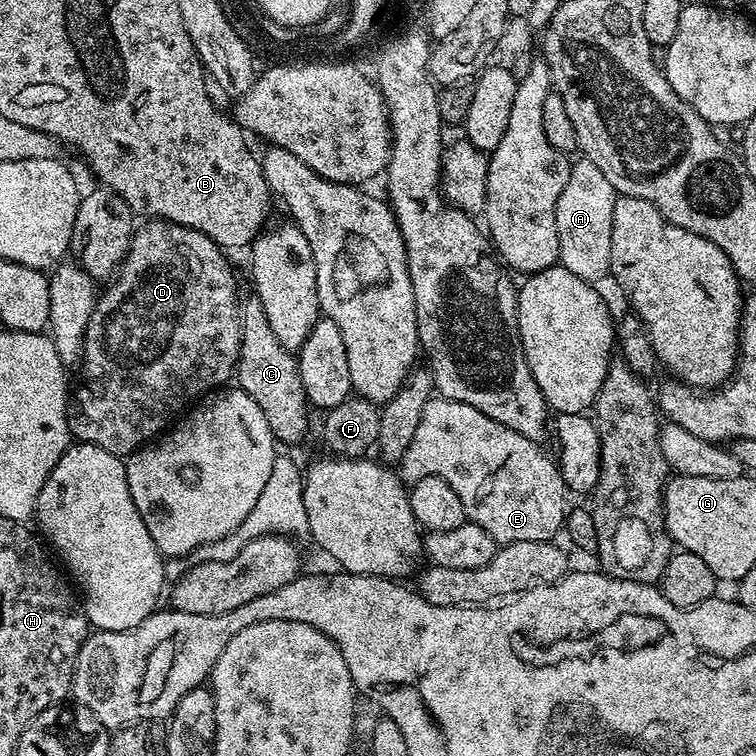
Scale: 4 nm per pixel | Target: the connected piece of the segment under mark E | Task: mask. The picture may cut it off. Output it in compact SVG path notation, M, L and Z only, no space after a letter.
M431 398L426 402L425 409L422 410L421 421L418 423L418 430L414 433L413 441L410 442L403 460L398 464L398 475L404 481L405 485L408 486L415 484L416 481L427 476L437 476L446 482L450 482L450 487L454 489L454 494L458 494L458 498L462 498L462 506L466 510L468 520L471 523L482 526L482 530L486 530L486 534L490 534L490 538L494 538L497 545L503 546L505 544L513 544L514 542L551 541L553 538L556 538L559 532L561 535L562 529L566 524L566 507L564 508L566 489L562 482L559 463L553 457L551 460L540 447L541 445L537 441L526 438L514 430L510 430L510 426L502 426L502 422L494 422L494 418L486 418L486 414L482 414L482 410L474 410L474 406L466 406L466 402Z

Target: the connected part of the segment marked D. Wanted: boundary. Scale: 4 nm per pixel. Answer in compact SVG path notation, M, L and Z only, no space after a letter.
M152 218L141 224L144 225L141 228L139 225L133 231L127 256L121 262L114 279L105 287L109 288L105 292L103 289L99 293L96 308L92 311L92 317L88 323L88 335L84 338L84 355L82 357L84 381L77 388L75 385L74 411L68 418L69 433L79 443L93 444L121 458L131 456L136 449L142 448L145 444L157 439L197 399L195 396L199 392L208 394L221 386L227 385L235 377L236 363L240 360L242 300L241 297L236 297L236 276L232 273L232 268L228 265L227 258L224 257L227 256L225 249L221 248L219 244L216 244L206 234L181 224L175 224L169 220Z

